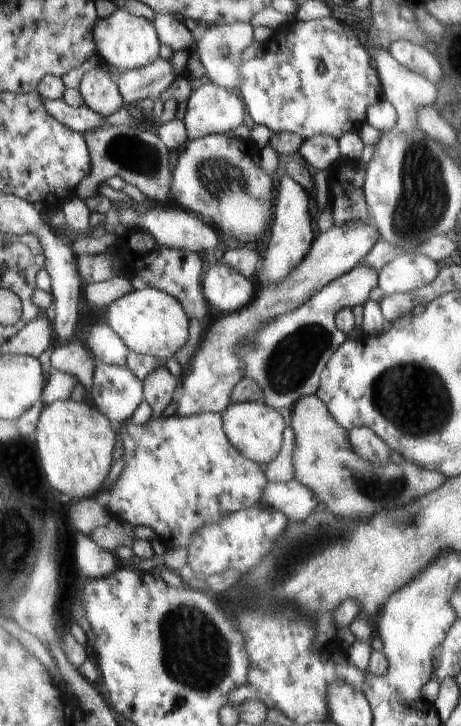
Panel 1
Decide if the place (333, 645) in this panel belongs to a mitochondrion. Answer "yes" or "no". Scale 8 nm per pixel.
no

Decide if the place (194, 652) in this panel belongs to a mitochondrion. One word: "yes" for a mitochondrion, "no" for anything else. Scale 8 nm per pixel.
yes

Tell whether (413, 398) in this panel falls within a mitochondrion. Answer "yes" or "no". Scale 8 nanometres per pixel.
yes

